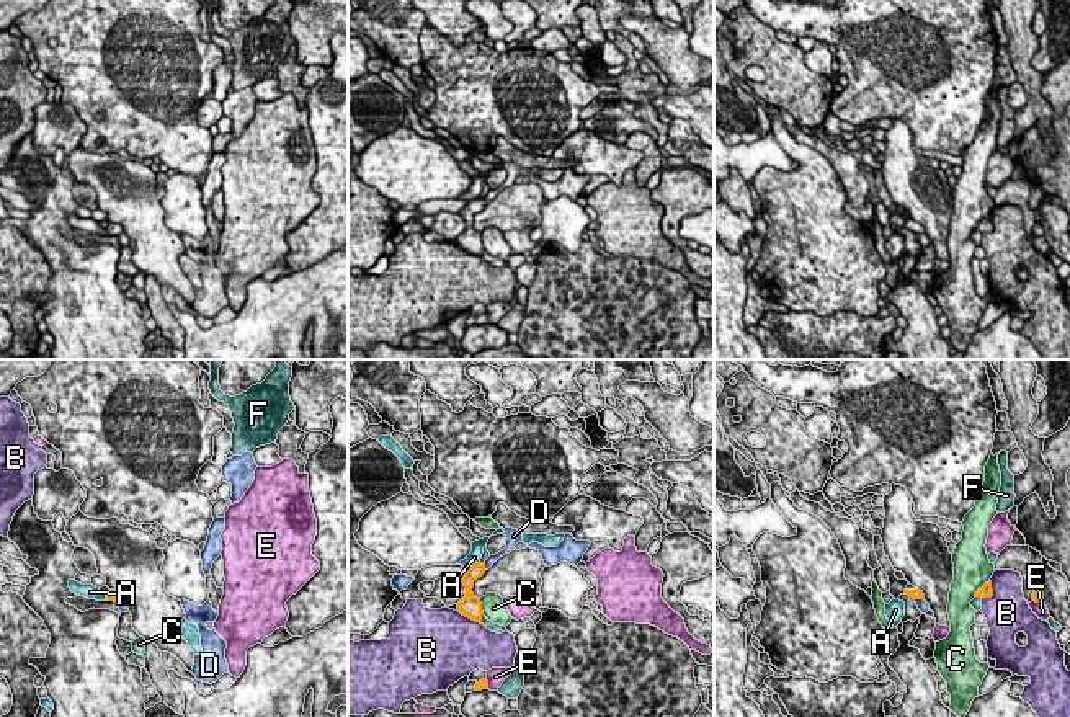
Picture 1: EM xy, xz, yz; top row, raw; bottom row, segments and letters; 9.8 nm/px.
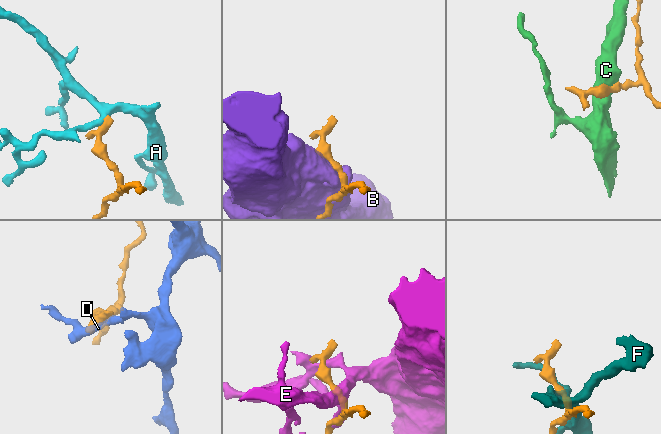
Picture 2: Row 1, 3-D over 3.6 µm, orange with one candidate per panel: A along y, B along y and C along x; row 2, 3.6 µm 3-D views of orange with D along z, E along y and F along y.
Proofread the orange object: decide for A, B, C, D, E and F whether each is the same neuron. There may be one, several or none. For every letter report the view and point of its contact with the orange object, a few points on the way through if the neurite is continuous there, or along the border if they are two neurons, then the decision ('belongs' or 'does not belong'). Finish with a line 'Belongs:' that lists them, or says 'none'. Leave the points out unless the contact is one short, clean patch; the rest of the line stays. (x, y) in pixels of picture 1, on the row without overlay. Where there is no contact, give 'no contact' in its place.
A: meets orange in xz at (472, 200); border along xz (477, 196), (469, 201); does not belong
B: meets orange in yz at (992, 227); does not belong
C: meets orange in yz at (980, 222); border along yz (989, 214), (974, 231); does not belong
D: meets orange in xz at (484, 200); does not belong
E: meets orange in xz at (487, 319); does not belong
F: meets orange in xz at (481, 253); does not belong
Belongs: none

